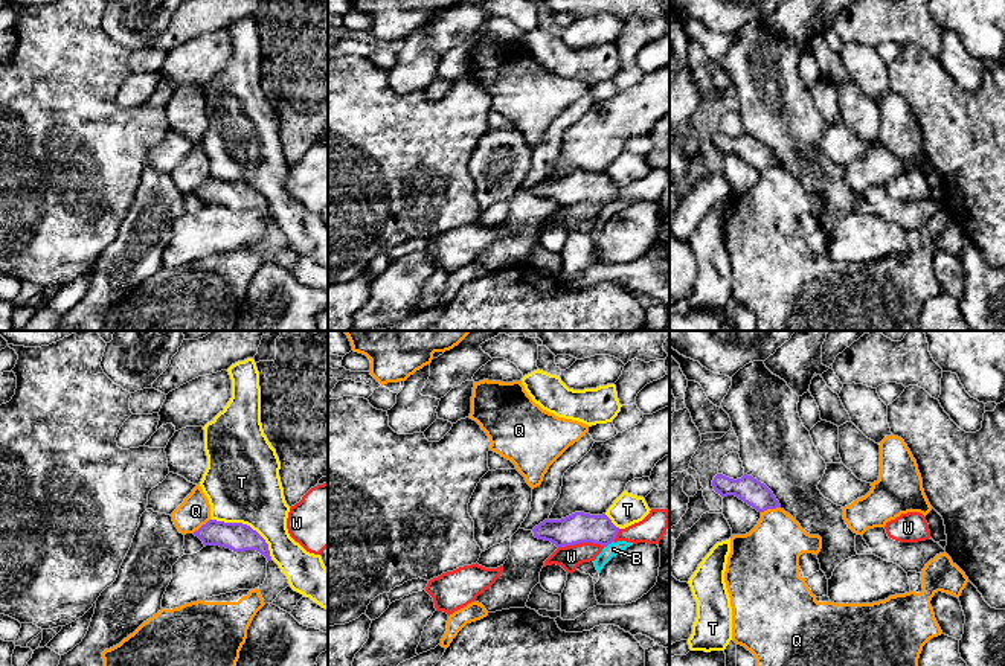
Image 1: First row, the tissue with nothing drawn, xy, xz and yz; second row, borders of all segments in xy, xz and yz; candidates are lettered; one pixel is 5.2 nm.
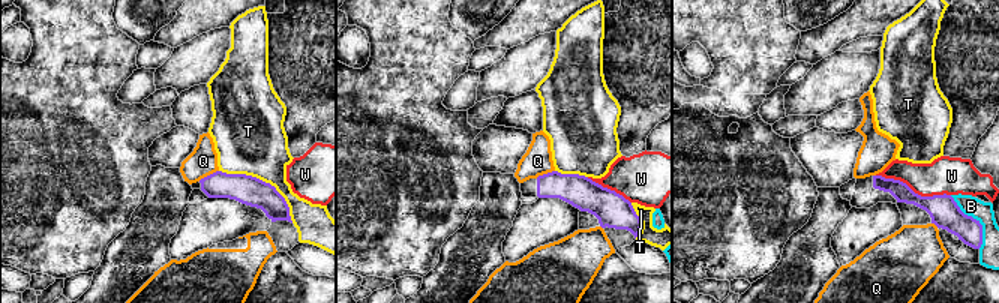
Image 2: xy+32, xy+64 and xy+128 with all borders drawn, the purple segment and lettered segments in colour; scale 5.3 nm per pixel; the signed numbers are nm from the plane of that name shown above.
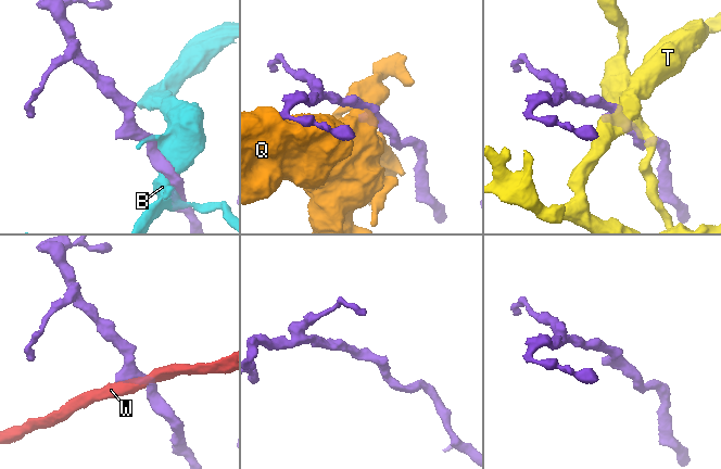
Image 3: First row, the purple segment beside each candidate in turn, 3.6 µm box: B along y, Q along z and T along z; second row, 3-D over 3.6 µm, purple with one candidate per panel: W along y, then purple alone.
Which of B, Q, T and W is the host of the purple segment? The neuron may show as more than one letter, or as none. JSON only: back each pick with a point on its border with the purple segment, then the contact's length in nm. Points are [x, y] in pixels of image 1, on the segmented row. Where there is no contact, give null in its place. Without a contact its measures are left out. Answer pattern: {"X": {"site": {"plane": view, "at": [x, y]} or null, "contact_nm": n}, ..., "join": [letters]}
{"join": []}

